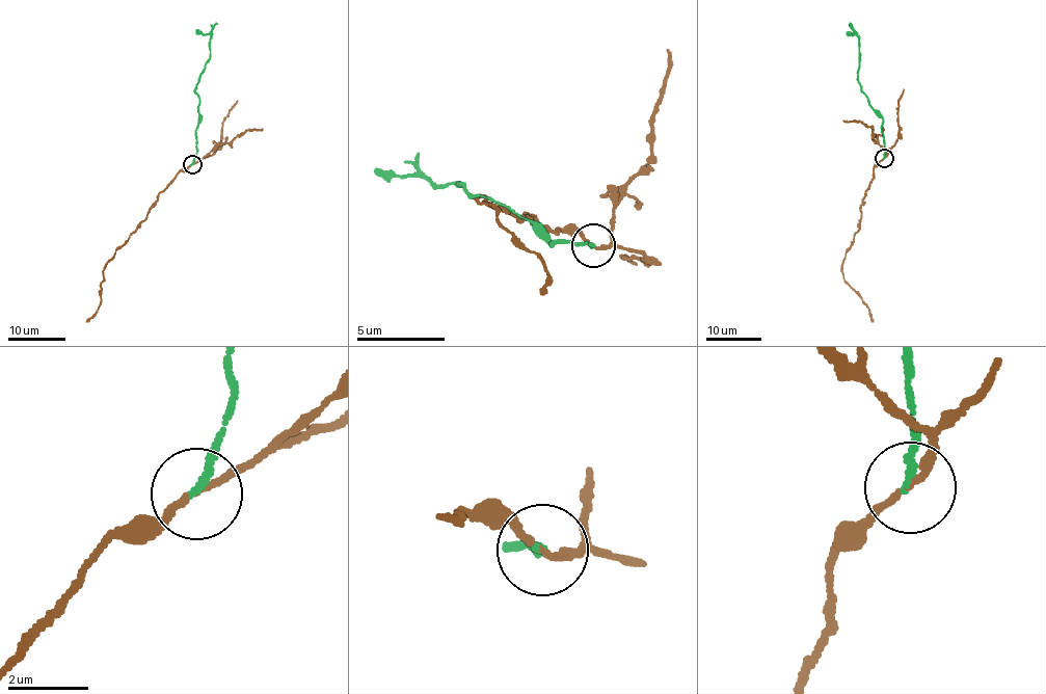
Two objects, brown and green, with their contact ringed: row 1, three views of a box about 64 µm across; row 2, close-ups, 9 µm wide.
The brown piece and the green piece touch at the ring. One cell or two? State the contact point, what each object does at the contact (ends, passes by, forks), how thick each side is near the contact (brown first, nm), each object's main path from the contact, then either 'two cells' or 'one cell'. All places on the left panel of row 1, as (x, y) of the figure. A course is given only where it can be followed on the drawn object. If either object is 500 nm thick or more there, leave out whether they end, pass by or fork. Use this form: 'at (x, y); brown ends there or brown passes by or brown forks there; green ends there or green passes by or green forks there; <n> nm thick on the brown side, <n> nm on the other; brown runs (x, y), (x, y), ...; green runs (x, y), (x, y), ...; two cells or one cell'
at (192, 164); brown passes by; green ends there; 130 nm thick on the brown side, 170 nm on the other; brown runs (191, 164), (182, 169), (158, 195), (148, 217), (107, 263), (99, 309), (86, 322); green runs (191, 164), (196, 154), (200, 116), (195, 91), (205, 62), (210, 58), (211, 35), (195, 31); two cells

